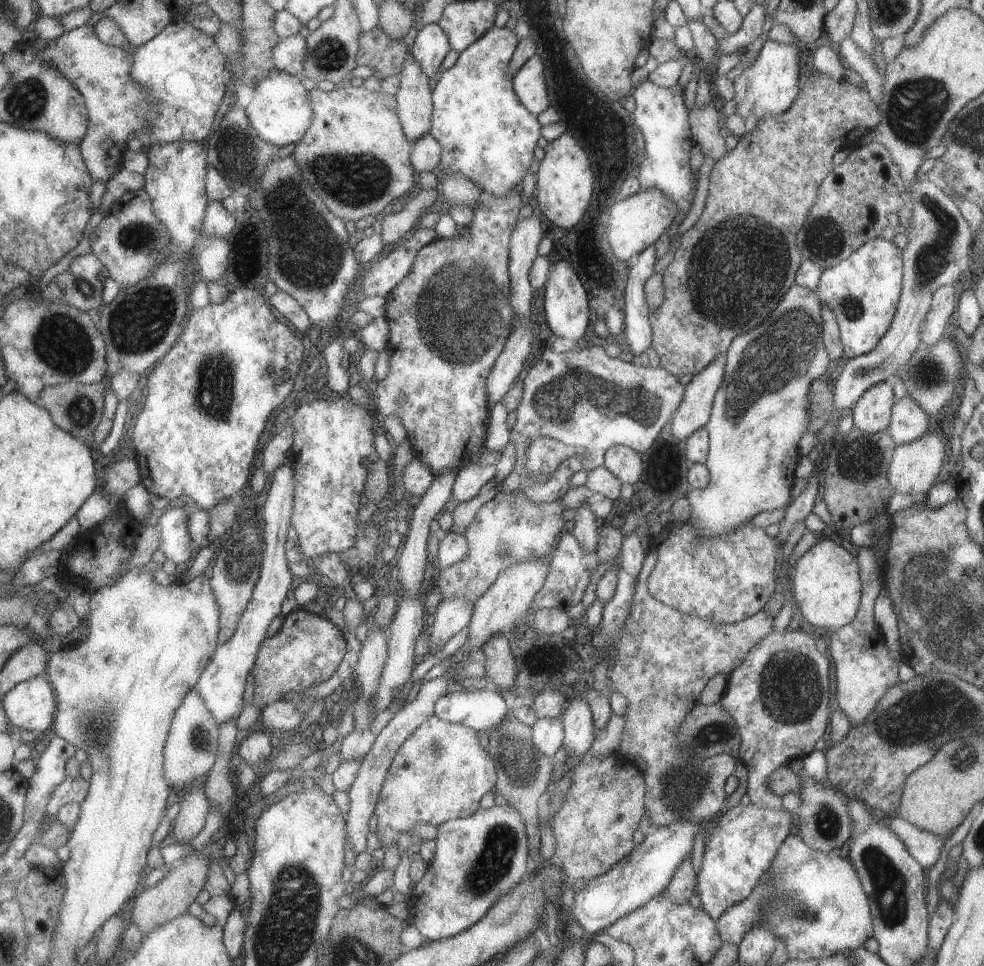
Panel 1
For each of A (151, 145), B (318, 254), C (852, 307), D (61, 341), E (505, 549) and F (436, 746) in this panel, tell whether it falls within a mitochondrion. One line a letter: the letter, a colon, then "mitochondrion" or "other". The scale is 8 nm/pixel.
A: other
B: mitochondrion
C: mitochondrion
D: mitochondrion
E: mitochondrion
F: mitochondrion

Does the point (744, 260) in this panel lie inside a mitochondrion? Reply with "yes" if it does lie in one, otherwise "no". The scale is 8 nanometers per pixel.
yes

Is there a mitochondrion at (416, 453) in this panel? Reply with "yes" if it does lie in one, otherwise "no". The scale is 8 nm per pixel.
no

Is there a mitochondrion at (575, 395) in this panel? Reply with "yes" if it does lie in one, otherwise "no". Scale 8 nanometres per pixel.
yes

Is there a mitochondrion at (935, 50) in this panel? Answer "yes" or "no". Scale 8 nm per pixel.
no

